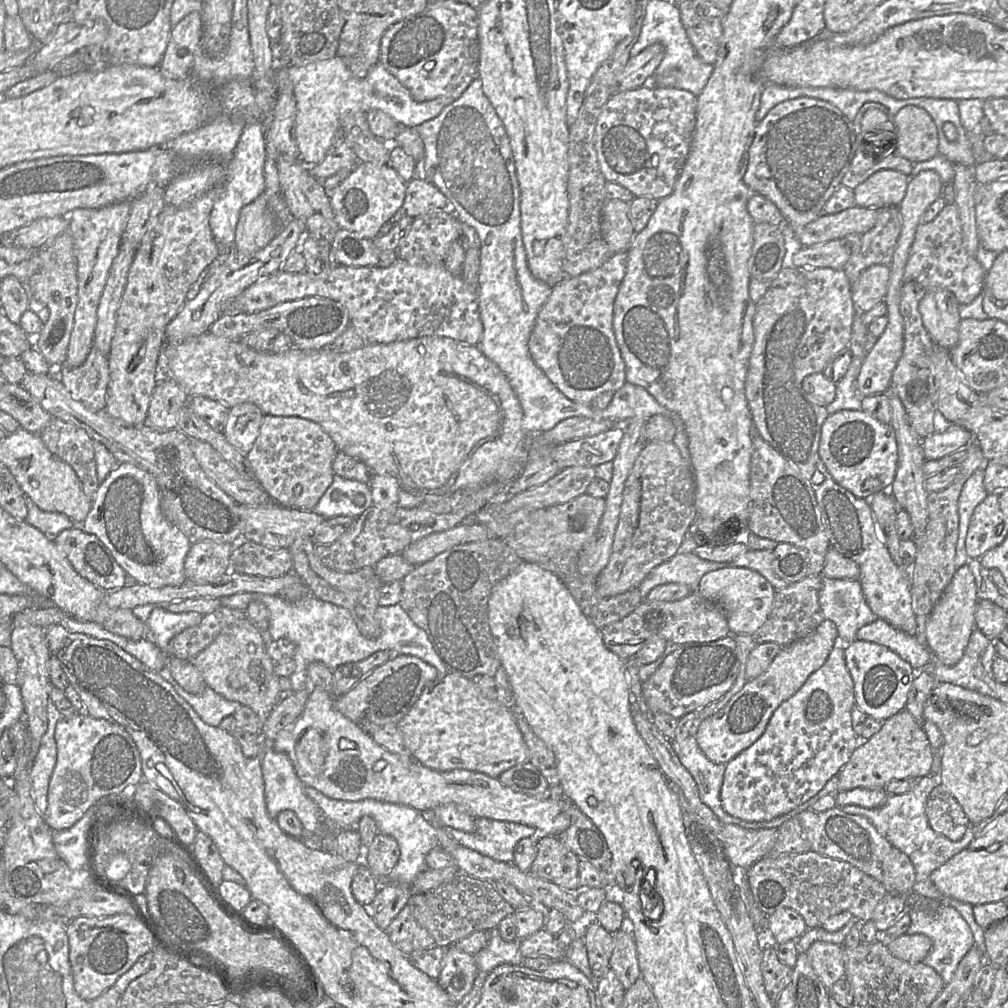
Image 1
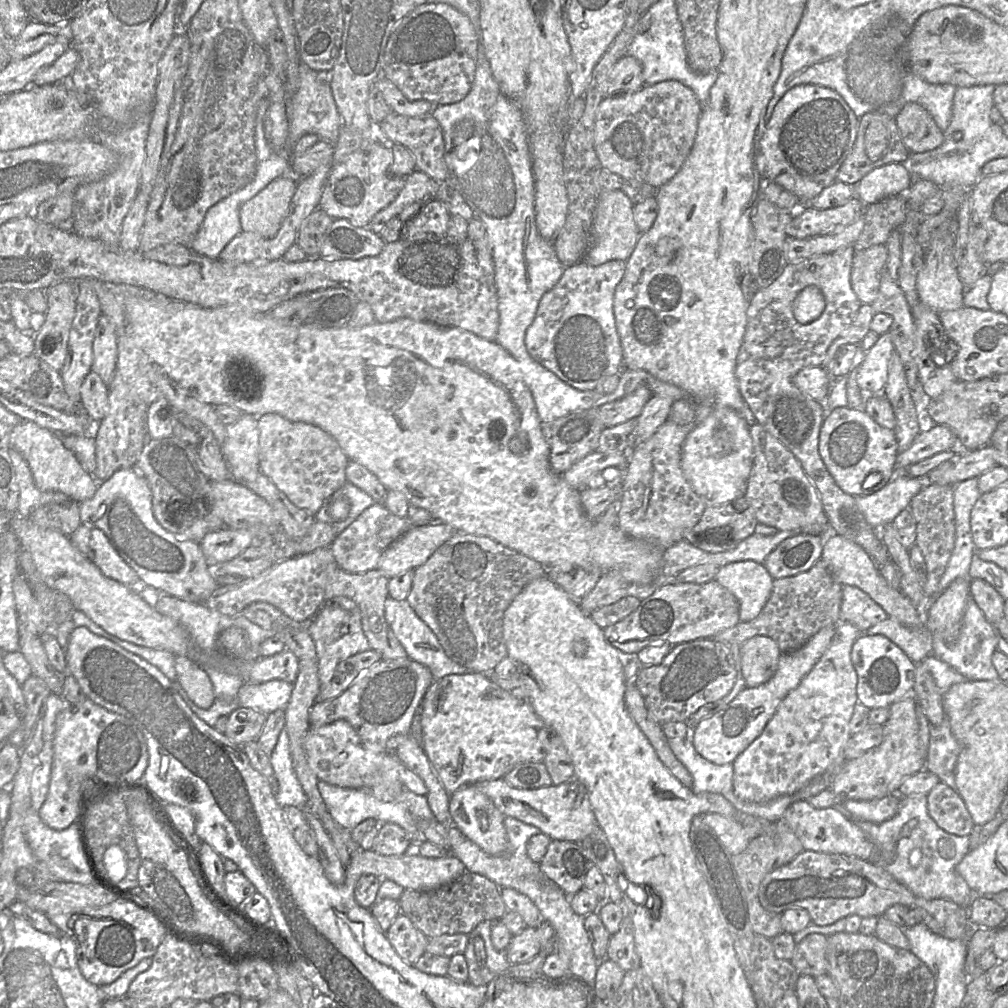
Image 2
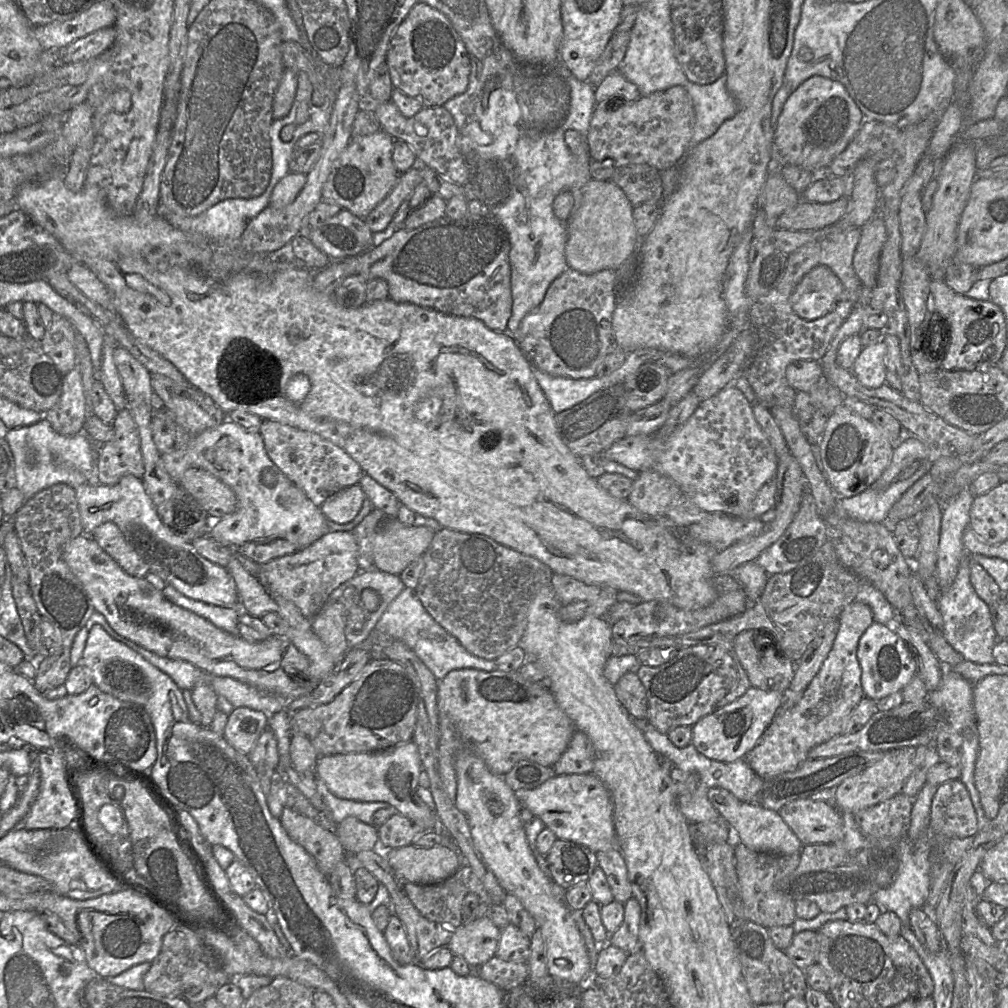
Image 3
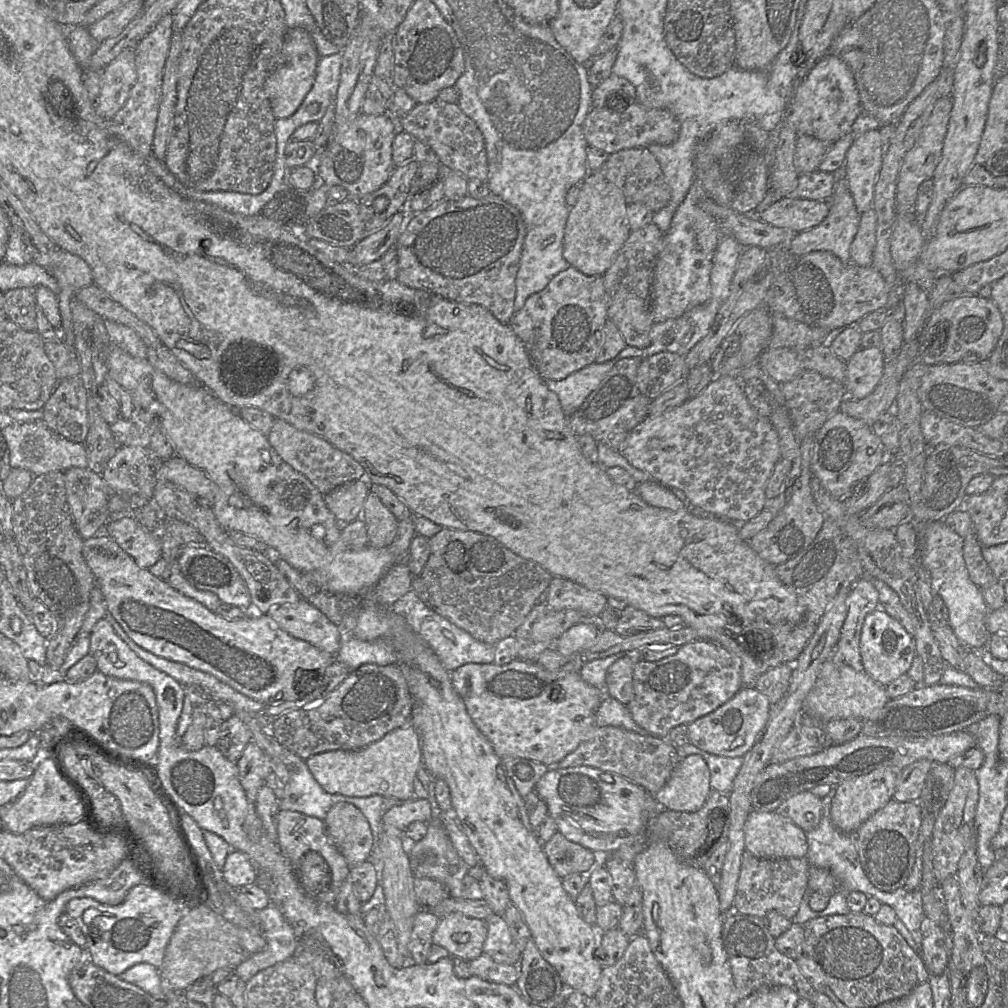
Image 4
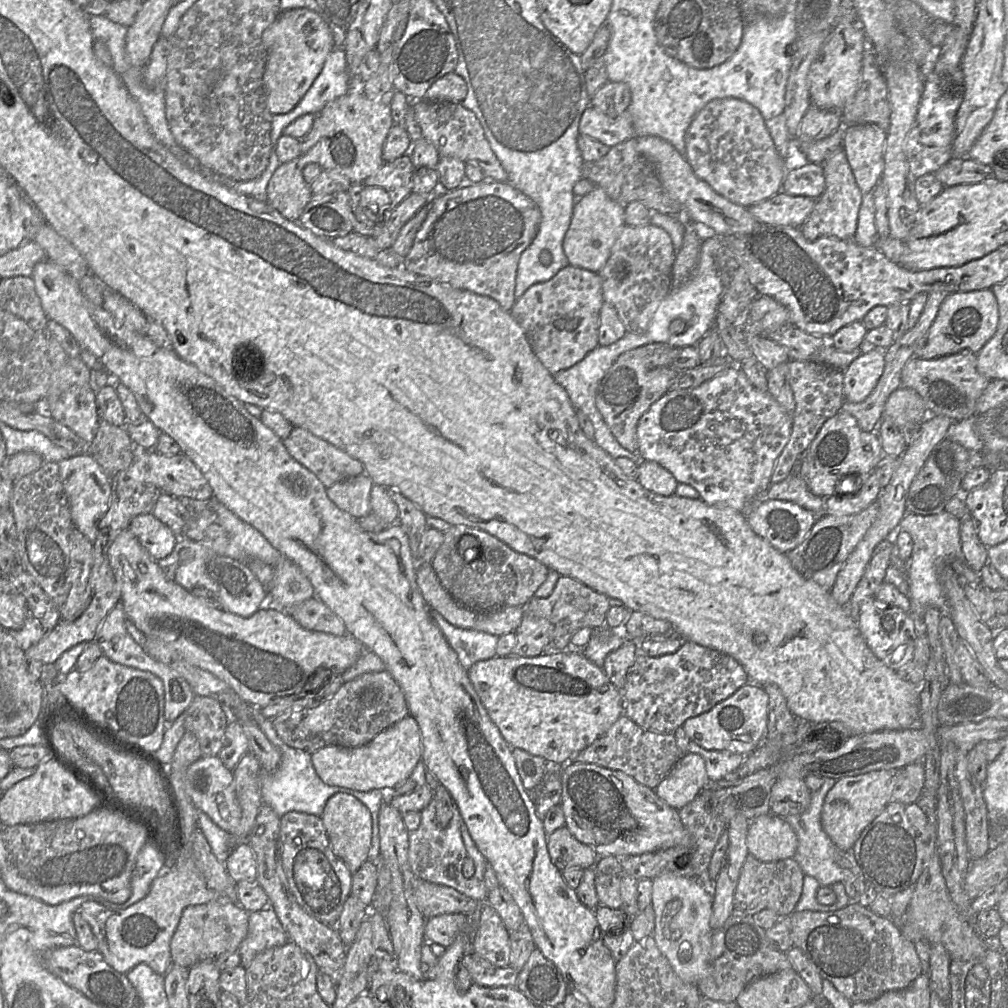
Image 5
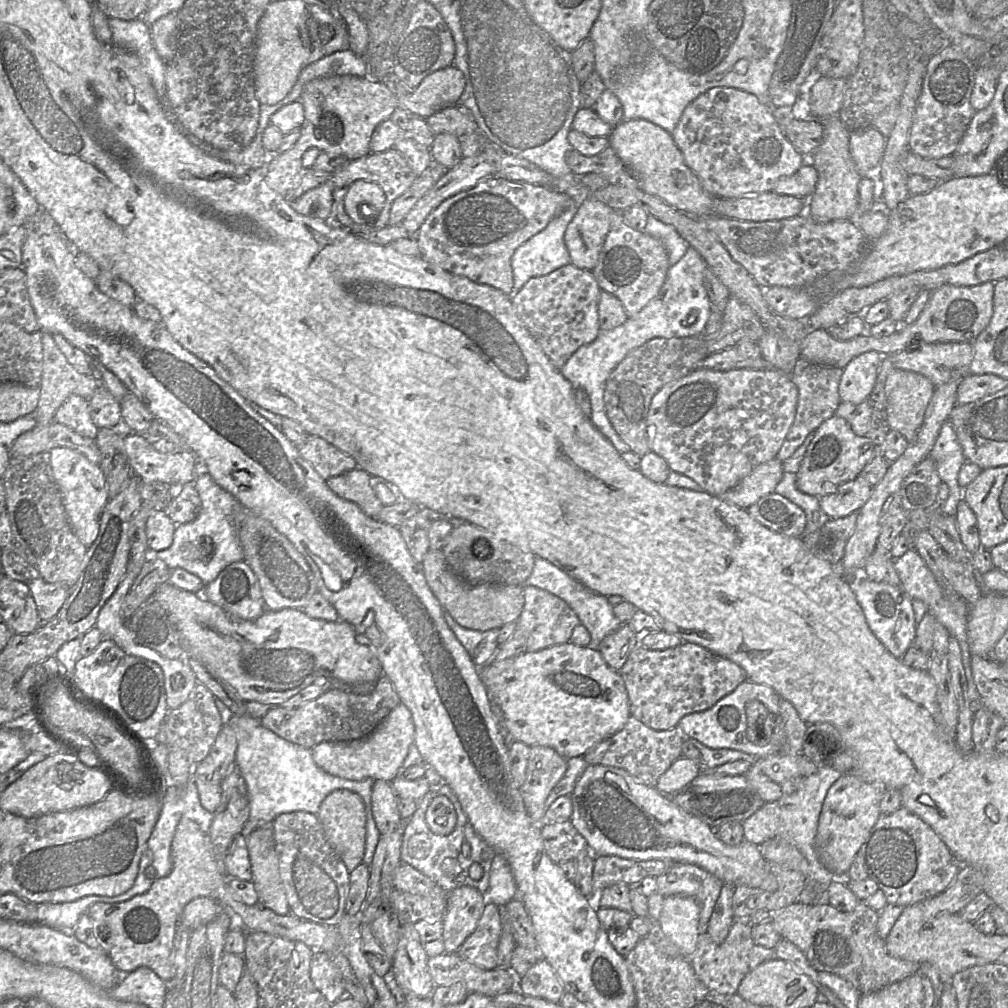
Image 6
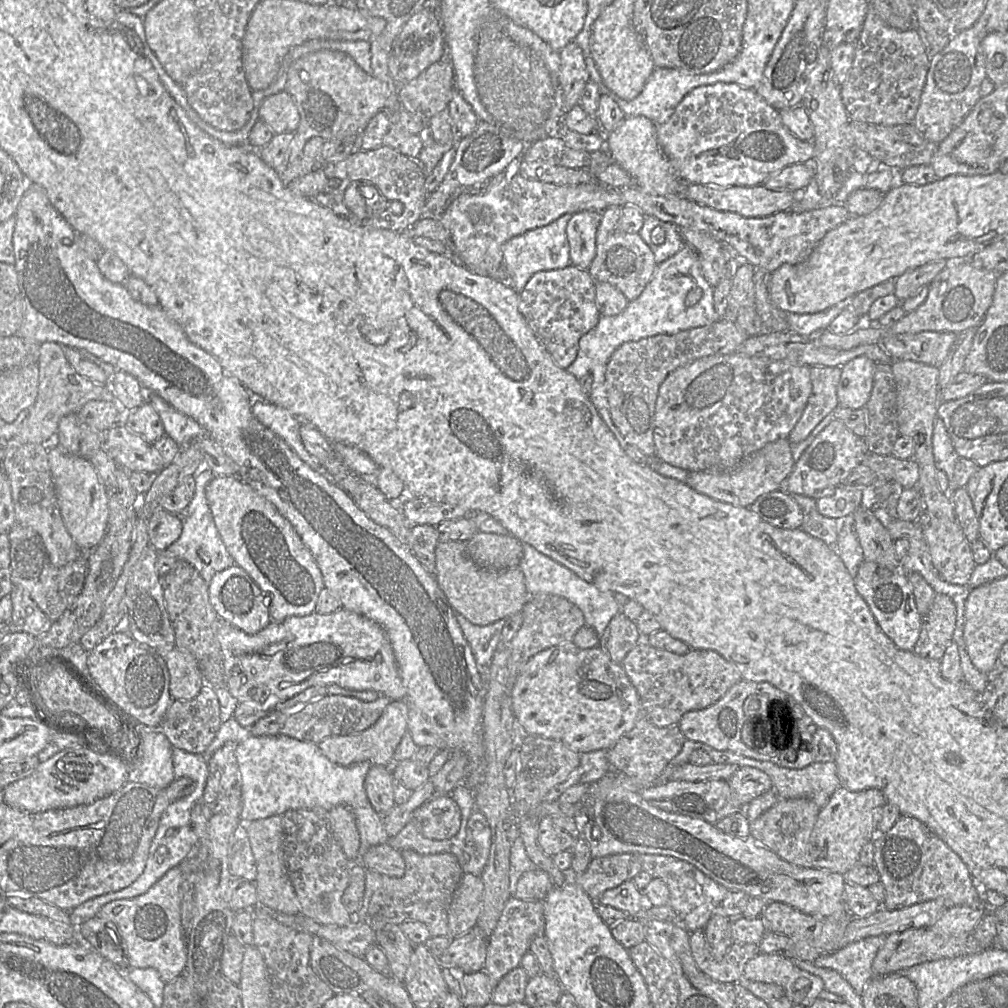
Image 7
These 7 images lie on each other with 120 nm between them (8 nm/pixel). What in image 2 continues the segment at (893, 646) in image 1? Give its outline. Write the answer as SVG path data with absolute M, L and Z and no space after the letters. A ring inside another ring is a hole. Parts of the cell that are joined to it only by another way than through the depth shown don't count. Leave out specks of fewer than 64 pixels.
M887 617L865 633L887 637L916 664L922 662L933 651L933 634L925 626L909 627Z

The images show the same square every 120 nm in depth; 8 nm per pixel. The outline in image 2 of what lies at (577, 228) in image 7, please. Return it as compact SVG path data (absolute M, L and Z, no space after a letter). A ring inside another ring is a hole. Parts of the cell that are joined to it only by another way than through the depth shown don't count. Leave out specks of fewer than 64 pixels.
M621 189L603 190L594 212L591 245L582 261L592 266L598 266L611 260L626 262L636 246L639 235L631 200Z

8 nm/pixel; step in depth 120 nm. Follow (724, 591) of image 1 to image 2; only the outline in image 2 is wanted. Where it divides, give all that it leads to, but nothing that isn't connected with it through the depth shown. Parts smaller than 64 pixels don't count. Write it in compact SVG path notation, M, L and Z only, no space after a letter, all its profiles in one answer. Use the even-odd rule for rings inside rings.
M750 560L720 566L714 580L737 599L741 622L751 621L758 616L773 586L773 579L765 567Z

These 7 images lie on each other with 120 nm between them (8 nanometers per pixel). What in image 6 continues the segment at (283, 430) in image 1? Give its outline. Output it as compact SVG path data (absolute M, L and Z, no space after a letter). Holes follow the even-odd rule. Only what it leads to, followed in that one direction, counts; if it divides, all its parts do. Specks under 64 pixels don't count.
M309 435L297 448L301 457L326 481L358 468L354 458L318 436Z

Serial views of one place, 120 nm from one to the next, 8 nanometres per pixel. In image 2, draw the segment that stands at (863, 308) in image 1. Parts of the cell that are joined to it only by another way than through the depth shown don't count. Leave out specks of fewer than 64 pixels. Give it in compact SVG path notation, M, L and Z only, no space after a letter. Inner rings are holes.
M886 244L874 245L855 252L851 270L851 285L862 304L871 305L876 299L887 259Z

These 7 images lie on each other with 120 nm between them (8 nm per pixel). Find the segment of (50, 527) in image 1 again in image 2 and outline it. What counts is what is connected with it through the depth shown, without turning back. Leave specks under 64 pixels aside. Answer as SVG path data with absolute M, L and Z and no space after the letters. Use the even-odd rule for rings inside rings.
M9 448L9 455L15 469L16 481L19 487L17 509L19 516L28 519L29 515L40 506L46 504L60 504L70 500L61 492L39 490L34 483L29 465L22 455L13 448Z

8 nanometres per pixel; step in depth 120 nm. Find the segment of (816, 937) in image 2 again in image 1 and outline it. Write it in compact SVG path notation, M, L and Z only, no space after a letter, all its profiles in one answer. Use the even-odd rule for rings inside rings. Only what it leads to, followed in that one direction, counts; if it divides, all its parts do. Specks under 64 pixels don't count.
M816 941L809 947L806 954L814 972L827 990L836 981L845 978L842 945Z

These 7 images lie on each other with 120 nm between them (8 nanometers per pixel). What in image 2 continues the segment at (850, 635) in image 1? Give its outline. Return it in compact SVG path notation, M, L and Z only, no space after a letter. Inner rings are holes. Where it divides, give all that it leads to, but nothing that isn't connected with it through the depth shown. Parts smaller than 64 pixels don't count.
M842 585L839 621L854 625L861 633L885 620L887 613L868 594L852 585Z

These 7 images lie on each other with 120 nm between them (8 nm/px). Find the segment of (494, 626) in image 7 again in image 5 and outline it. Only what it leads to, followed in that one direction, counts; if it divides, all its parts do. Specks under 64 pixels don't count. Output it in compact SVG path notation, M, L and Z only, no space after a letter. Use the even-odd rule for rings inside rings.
M430 610L430 615L456 652L464 669L468 670L476 662L496 656L496 646L500 636L456 627L435 610Z

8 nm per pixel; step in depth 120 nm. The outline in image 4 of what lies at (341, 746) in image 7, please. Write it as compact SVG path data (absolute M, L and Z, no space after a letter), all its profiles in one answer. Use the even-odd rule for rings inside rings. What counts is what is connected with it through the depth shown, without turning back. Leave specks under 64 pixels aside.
M412 724L387 733L359 750L330 750L311 756L306 763L316 781L330 794L368 797L375 794L401 802L414 795L414 780L423 765L420 736Z

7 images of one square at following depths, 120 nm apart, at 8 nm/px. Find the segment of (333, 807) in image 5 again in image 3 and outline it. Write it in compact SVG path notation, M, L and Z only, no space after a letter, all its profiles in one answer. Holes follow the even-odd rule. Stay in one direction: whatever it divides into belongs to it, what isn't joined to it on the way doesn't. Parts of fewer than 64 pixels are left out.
M354 816L346 817L334 829L346 853L356 855L361 851L379 848L378 828Z

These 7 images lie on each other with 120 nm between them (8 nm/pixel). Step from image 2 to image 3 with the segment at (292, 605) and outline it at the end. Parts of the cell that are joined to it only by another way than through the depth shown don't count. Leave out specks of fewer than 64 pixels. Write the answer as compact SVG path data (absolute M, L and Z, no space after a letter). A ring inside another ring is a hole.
M329 531L304 549L260 565L258 572L260 583L271 594L292 601L305 618L311 619L337 587L358 574L358 545L352 532Z

